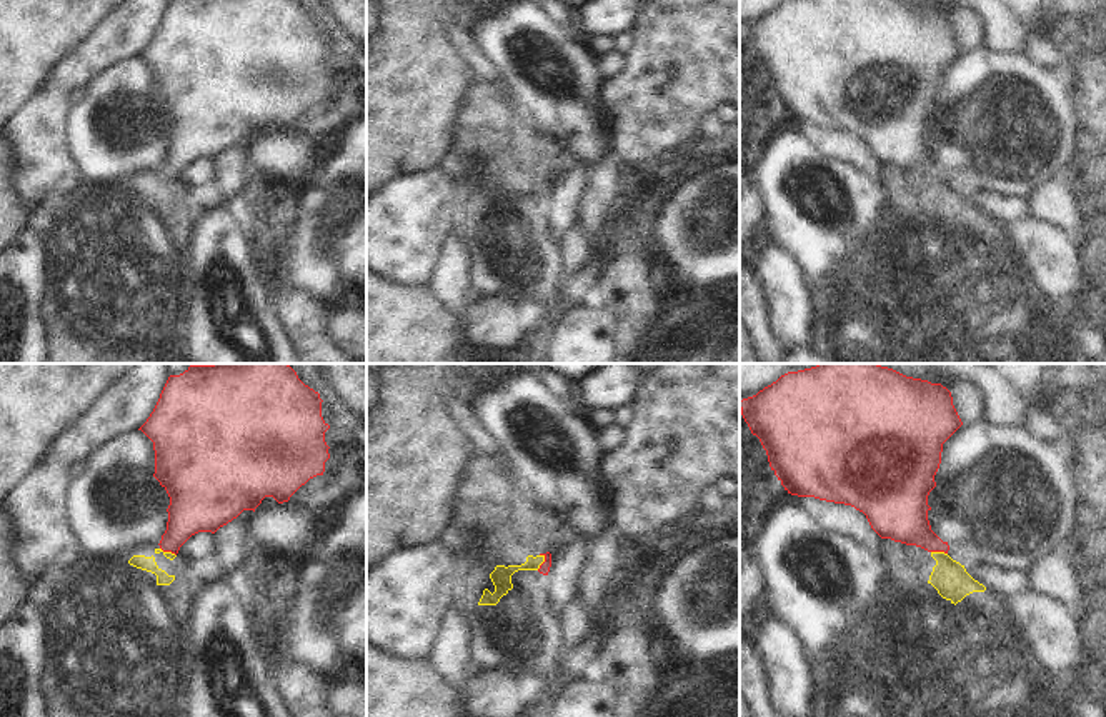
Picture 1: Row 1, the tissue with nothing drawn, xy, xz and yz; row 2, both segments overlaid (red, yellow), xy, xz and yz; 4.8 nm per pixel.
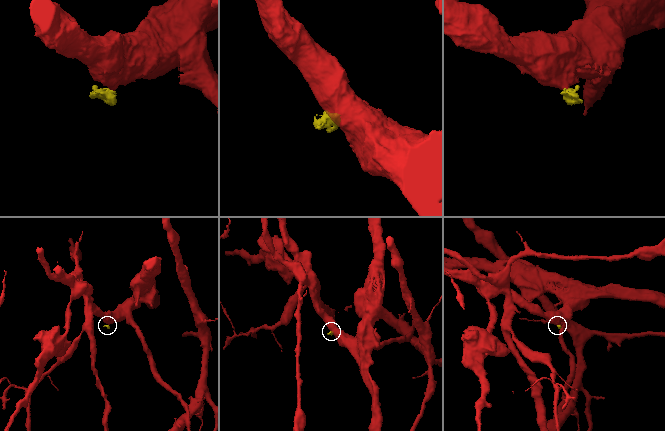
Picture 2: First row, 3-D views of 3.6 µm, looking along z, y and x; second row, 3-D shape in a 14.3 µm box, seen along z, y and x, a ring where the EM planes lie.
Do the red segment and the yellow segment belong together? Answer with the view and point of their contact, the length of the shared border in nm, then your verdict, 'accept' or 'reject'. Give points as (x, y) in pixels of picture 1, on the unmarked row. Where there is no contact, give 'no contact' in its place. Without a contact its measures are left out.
contact xz (543, 189); length 90 nm; reject

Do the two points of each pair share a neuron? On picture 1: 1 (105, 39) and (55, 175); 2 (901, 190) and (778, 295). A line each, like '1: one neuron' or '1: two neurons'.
1: one neuron
2: two neurons

